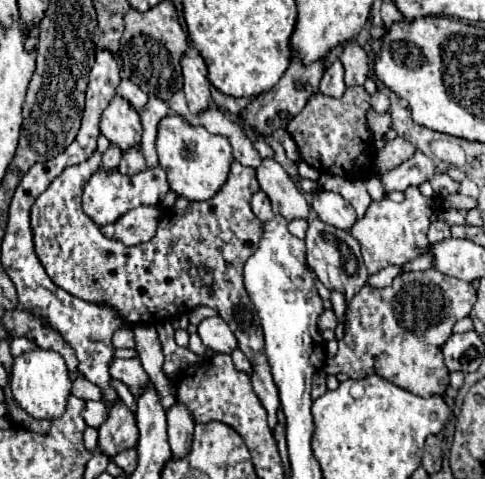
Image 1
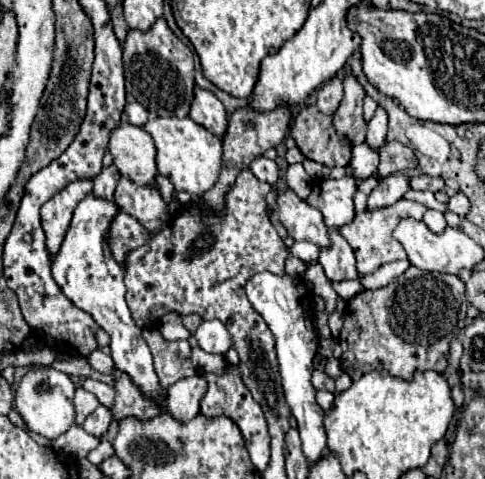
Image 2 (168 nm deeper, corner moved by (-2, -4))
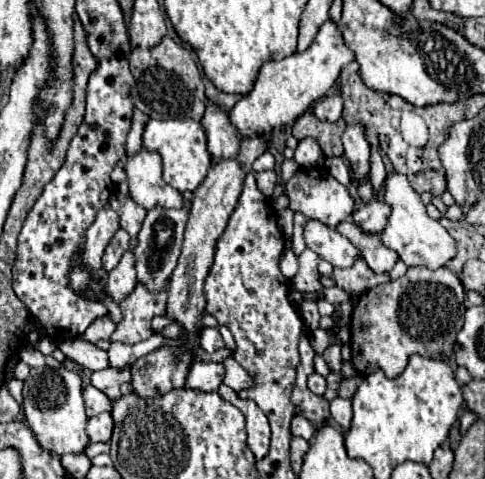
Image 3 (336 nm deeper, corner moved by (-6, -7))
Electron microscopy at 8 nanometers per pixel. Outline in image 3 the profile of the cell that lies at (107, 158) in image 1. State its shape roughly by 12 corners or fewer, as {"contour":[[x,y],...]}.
{"contour":[[105,205],[87,229],[87,263],[101,257],[119,229],[119,213]]}

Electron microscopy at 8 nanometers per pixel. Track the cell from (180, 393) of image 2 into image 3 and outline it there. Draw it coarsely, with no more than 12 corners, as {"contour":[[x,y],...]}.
{"contour":[[193,363],[187,389],[211,393],[223,381],[221,363]]}

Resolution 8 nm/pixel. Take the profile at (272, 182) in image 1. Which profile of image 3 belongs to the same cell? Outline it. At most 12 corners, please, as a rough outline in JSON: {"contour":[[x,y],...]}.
{"contour":[[315,219],[303,239],[333,267],[359,257],[347,237]]}

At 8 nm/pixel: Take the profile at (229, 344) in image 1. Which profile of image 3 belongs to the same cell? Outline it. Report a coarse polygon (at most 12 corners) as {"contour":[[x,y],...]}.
{"contour":[[207,327],[199,345],[207,353],[225,347],[217,327]]}

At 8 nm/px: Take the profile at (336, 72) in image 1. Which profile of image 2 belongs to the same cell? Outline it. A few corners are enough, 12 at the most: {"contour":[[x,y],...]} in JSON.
{"contour":[[335,76],[317,90],[317,108],[333,114],[343,98],[343,82]]}

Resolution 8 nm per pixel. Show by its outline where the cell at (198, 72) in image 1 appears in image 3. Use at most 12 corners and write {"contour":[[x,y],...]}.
{"contour":[[217,103],[201,125],[215,163],[237,155],[237,127]]}

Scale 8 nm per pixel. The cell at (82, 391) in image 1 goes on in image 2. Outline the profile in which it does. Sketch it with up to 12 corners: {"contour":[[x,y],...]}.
{"contour":[[87,378],[83,388],[93,392],[103,406],[113,408],[115,388]]}

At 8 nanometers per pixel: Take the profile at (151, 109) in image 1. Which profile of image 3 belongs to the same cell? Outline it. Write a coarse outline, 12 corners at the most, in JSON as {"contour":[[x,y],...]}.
{"contour":[[181,209],[147,213],[135,247],[137,281],[159,291],[179,259],[189,219]]}

